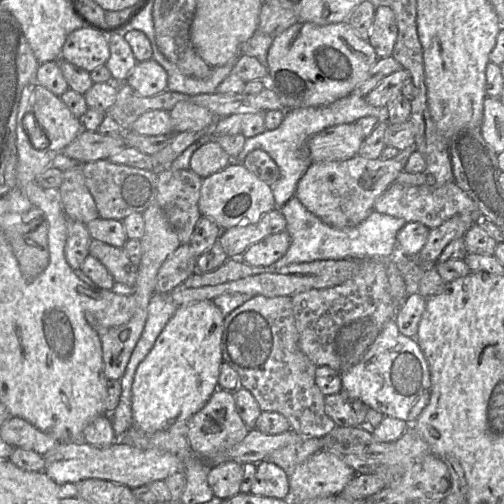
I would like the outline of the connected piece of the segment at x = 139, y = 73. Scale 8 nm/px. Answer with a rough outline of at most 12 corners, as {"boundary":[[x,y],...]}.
{"boundary":[[154,59],[137,62],[125,83],[143,97],[167,89]]}

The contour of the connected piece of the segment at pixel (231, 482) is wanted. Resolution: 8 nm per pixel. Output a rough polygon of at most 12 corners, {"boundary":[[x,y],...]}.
{"boundary":[[235,461],[210,467],[214,496],[240,493],[243,465]]}

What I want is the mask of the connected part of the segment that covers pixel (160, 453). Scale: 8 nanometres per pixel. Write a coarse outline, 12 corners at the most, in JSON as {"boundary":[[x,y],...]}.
{"boundary":[[123,440],[60,442],[43,457],[58,484],[134,489],[183,470],[175,455]]}

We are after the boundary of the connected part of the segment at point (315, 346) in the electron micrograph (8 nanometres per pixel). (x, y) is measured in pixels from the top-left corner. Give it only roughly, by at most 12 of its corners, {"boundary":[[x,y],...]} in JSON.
{"boundary":[[385,260],[292,296],[300,350],[342,373],[398,306]]}

